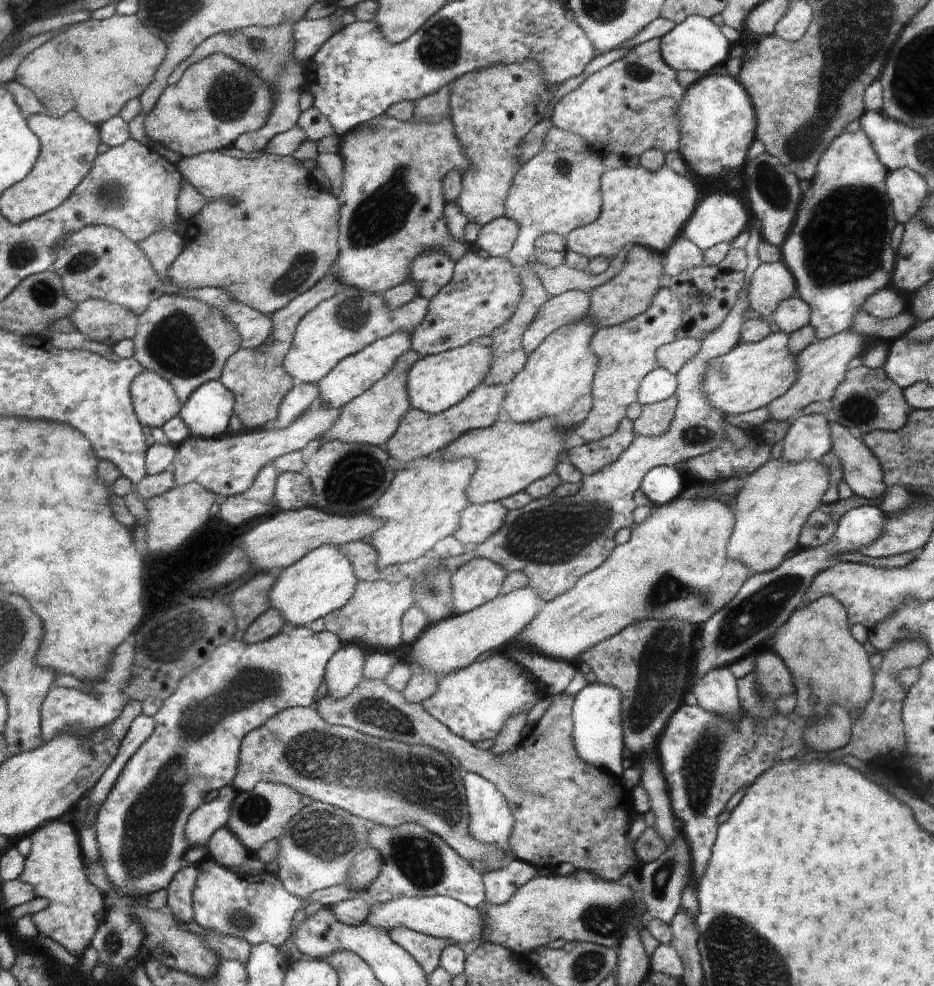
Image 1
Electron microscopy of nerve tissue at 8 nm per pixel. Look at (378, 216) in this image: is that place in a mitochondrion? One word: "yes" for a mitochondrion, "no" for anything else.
yes

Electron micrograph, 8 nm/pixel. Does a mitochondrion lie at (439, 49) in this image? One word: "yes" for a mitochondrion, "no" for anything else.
yes

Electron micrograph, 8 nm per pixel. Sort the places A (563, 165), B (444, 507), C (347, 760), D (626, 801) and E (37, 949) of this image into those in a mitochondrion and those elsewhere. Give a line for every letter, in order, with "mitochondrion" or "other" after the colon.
A: mitochondrion
B: other
C: mitochondrion
D: other
E: other

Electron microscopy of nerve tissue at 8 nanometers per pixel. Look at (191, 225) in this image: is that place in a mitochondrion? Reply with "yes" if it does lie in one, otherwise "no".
no

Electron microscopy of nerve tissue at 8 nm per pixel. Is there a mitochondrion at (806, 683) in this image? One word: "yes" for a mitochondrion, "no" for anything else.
yes

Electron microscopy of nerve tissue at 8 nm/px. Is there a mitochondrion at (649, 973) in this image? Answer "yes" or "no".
no

